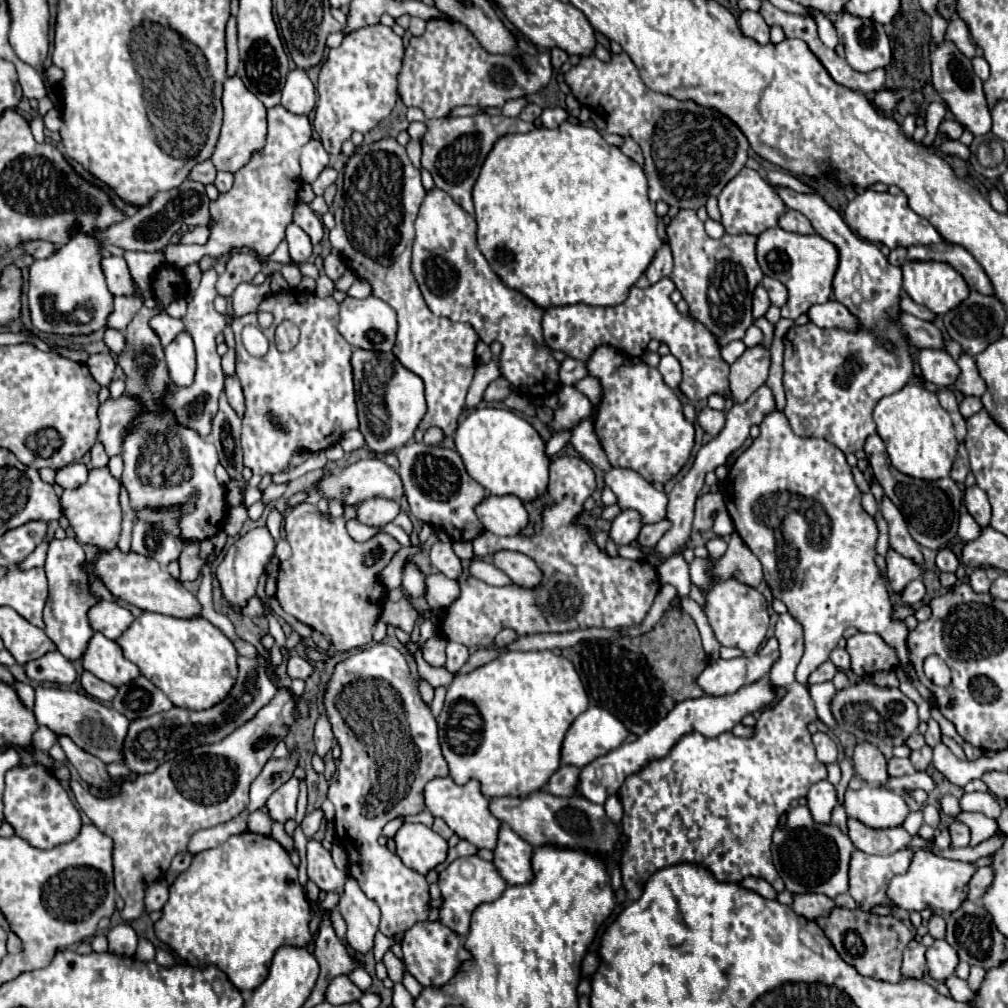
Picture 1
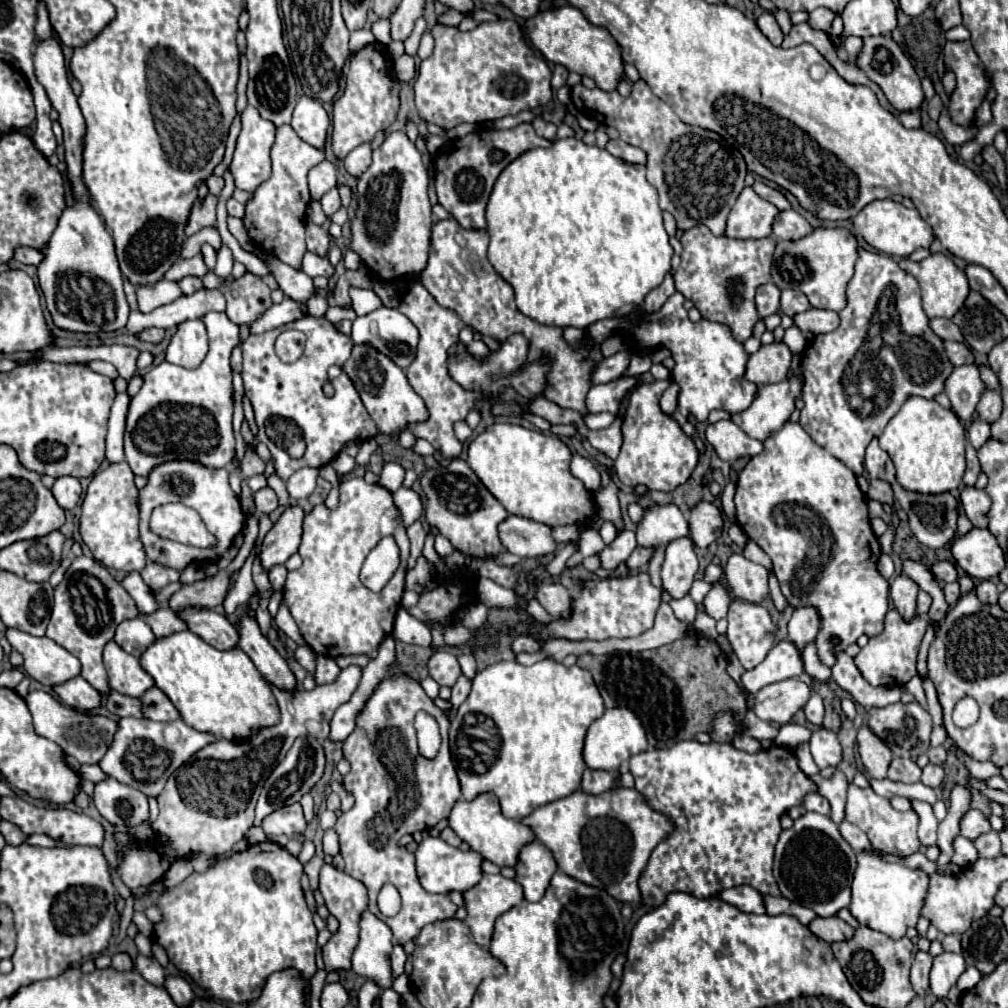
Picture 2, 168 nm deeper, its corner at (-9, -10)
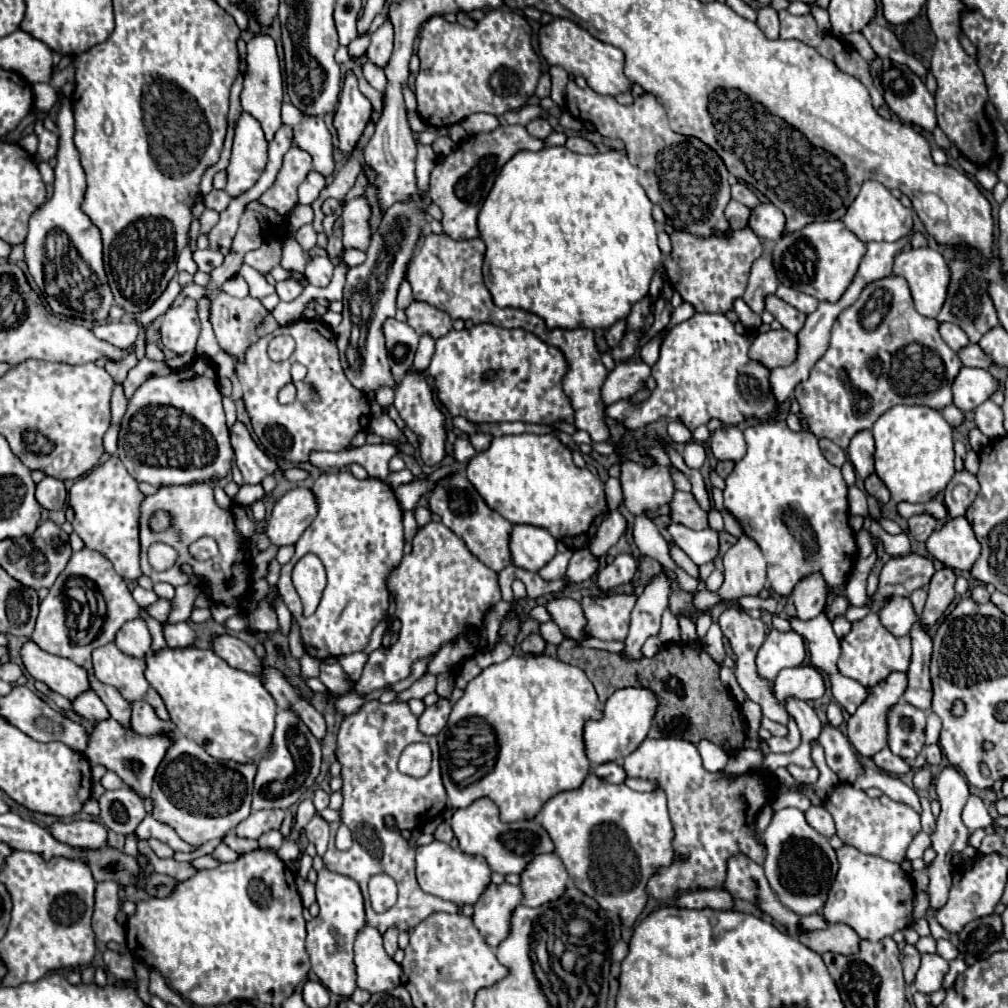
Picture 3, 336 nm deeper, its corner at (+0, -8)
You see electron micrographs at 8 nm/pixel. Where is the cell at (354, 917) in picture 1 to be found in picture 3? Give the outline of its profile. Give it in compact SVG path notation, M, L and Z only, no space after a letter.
M365 926L355 940L357 986L367 992L385 992L399 986L401 966L383 950L377 928Z

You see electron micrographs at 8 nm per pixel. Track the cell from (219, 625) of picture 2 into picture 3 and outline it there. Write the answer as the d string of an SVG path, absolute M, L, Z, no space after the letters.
M219 636L215 638L215 646L213 646L215 654L221 656L229 666L249 672L257 678L261 678L261 660L255 656L253 648L247 646L243 640L239 640L237 636Z

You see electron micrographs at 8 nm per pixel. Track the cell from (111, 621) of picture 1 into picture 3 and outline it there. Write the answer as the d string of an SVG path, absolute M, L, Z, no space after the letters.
M137 618L125 622L125 626L121 626L121 630L117 632L115 644L123 654L129 654L133 658L143 658L147 650L151 650L151 634L147 632L145 620Z

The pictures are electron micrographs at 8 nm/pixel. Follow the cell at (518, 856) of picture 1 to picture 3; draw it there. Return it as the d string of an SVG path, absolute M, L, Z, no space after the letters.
M539 854L521 874L523 904L537 908L545 902L561 898L571 884L569 874L557 854Z

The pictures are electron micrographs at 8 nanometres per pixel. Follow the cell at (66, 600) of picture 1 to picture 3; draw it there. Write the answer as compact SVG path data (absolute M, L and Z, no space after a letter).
M83 548L71 556L65 570L57 576L53 588L49 590L47 598L43 600L39 608L37 624L31 634L31 640L41 650L55 654L55 656L69 658L75 664L83 666L91 676L93 692L103 700L103 704L111 712L111 718L117 720L127 730L131 728L129 726L129 702L121 698L121 694L117 694L115 688L101 684L93 676L91 650L113 642L123 622L135 620L137 616L139 616L139 604L133 600L125 580L113 570L113 564L101 552Z

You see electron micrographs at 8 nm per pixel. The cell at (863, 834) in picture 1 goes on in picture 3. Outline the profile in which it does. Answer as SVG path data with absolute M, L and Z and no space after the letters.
M811 806L805 812L805 820L809 822L809 826L813 826L825 838L831 838L835 834L835 822L823 806Z

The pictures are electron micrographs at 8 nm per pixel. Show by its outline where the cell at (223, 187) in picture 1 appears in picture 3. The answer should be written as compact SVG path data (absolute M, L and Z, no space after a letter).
M211 190L209 196L205 198L205 206L213 208L217 212L223 212L229 202L231 202L231 196L225 190Z

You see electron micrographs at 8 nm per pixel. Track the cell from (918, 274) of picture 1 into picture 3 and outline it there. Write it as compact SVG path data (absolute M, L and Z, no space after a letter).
M907 248L895 256L893 274L907 280L911 296L915 298L915 308L923 316L935 318L945 302L947 286L949 286L949 266L945 258L933 248Z

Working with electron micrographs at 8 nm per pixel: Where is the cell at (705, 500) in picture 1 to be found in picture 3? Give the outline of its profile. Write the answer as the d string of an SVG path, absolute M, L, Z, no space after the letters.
M677 490L673 494L669 508L671 508L671 520L677 524L683 524L691 530L703 530L709 526L707 512L699 508L699 504L691 492Z

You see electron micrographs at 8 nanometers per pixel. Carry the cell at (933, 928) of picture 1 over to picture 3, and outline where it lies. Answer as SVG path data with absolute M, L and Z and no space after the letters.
M937 940L937 954L943 956L945 960L953 960L959 956L959 950L951 940Z

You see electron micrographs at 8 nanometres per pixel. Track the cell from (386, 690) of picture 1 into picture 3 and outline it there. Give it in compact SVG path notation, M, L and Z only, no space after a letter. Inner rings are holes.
M371 700L363 704L355 714L343 720L337 734L337 760L343 766L341 792L345 800L341 806L341 824L345 824L351 830L353 846L345 852L339 852L335 848L335 832L339 826L333 822L329 848L323 856L325 868L353 878L361 886L361 892L365 898L369 898L367 896L369 878L379 872L391 876L399 888L397 906L393 906L383 914L377 914L373 908L369 908L369 902L367 902L367 908L365 908L367 924L377 928L383 934L391 926L397 926L399 930L415 928L419 922L423 922L427 916L435 912L459 912L457 904L441 900L419 888L415 880L415 850L409 848L407 840L403 840L403 836L399 834L399 830L405 830L405 828L411 830L431 822L447 806L447 792L443 788L441 770L439 770L437 738L423 736L417 730L417 716L411 714L405 702L381 704L377 700ZM413 742L427 742L433 750L431 770L423 778L411 778L397 770L401 752ZM385 816L393 816L399 824L399 830L387 830L383 824Z

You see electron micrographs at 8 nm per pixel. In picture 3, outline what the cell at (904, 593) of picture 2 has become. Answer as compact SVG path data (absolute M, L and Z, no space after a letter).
M895 596L891 598L879 612L881 624L893 634L893 636L907 636L913 622L917 620L917 614L913 612L913 606L909 598Z

